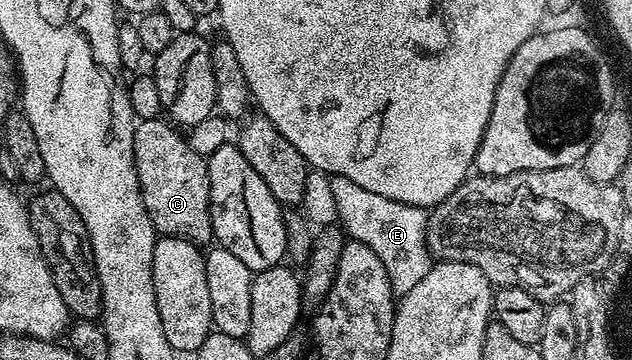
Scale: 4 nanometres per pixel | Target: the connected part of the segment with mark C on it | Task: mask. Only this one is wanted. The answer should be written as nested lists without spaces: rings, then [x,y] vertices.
[[[161,116],[138,121],[133,131],[133,163],[139,176],[143,204],[158,235],[188,238],[201,244],[213,238],[209,215],[209,167],[206,159],[192,150],[188,137],[176,125]]]

